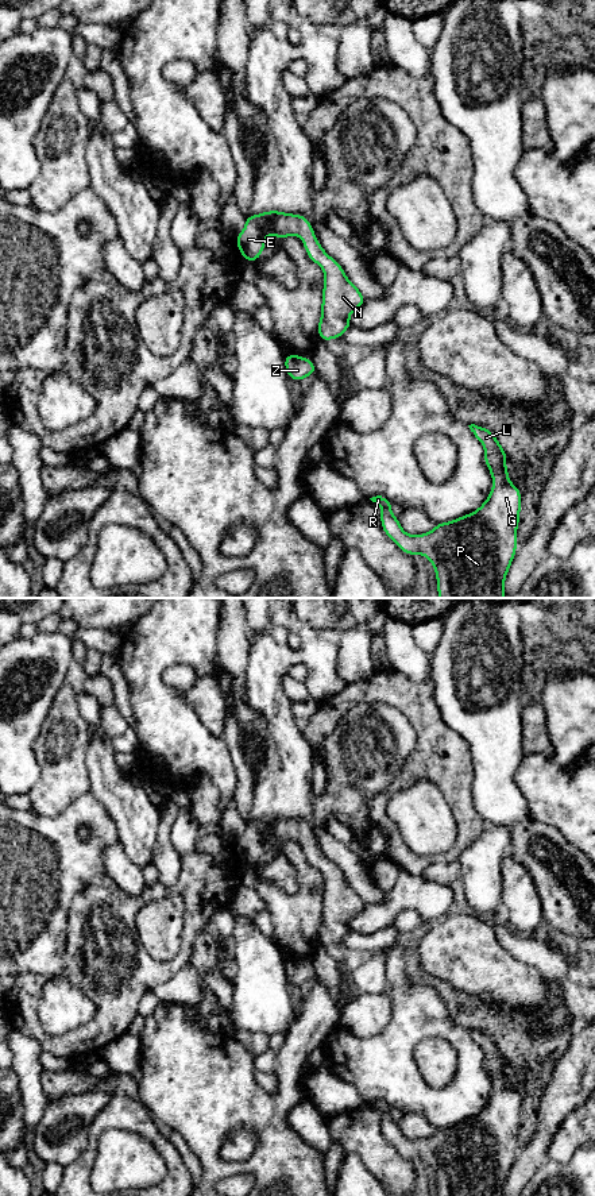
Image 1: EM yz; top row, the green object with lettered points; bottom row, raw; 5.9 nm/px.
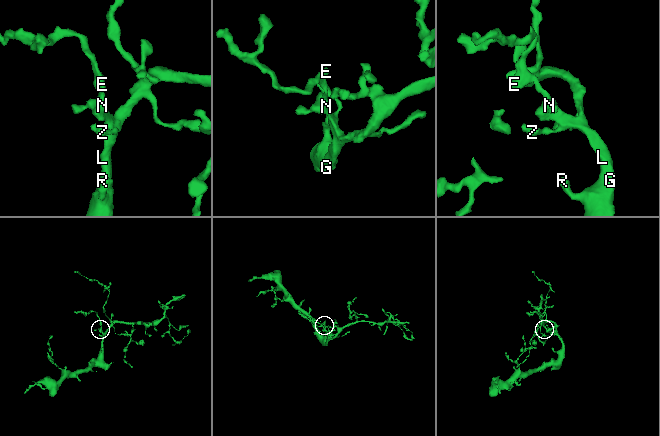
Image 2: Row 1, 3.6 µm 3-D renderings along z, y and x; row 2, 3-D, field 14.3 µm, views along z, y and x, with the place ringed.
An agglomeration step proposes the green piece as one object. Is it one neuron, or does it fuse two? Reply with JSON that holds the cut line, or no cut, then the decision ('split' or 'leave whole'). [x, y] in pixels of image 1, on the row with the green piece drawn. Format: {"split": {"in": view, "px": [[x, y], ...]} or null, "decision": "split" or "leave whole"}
{"split": null, "decision": "leave whole"}

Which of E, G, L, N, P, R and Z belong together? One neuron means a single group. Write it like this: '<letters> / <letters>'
E G L N P R Z

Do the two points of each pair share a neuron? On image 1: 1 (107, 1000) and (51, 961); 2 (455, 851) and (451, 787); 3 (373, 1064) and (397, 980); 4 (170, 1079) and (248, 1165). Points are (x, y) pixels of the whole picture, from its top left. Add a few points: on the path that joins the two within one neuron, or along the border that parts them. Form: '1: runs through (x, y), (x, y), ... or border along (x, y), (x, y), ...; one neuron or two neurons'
1: border along (64, 938), (62, 973), (84, 992); two neurons
2: runs through (463, 834), (463, 809), (460, 803); one neuron
3: runs through (393, 1044), (401, 1036), (401, 1000); one neuron
4: runs through (199, 1107), (204, 1112), (207, 1150), (220, 1164); one neuron

